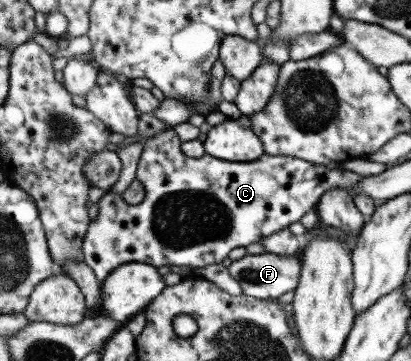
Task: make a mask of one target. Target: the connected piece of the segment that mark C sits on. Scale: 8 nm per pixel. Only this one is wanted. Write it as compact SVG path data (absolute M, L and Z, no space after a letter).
M169 127L144 140L142 143L142 151L136 165L134 178L139 180L143 186L144 197L141 199L141 202L131 206L131 204L127 204L127 202L121 198L121 195L114 193L112 188L104 191L101 198L96 202L98 205L97 215L93 220L90 220L82 240L81 254L83 255L83 262L91 268L94 276L100 282L114 268L126 262L141 262L156 267L165 265L189 266L194 269L203 268L203 266L209 266L209 264L219 264L223 258L228 257L229 252L231 252L233 248L249 246L249 244L253 244L253 242L261 243L264 238L287 229L287 226L298 222L307 210L315 208L319 197L325 190L331 187L351 188L351 186L355 186L363 176L351 171L328 168L325 165L314 165L310 162L299 160L299 158L280 157L277 155L269 156L265 153L258 159L253 159L251 162L224 161L209 156L208 154L204 154L199 158L189 158L181 152L180 140L177 138L174 129Z

